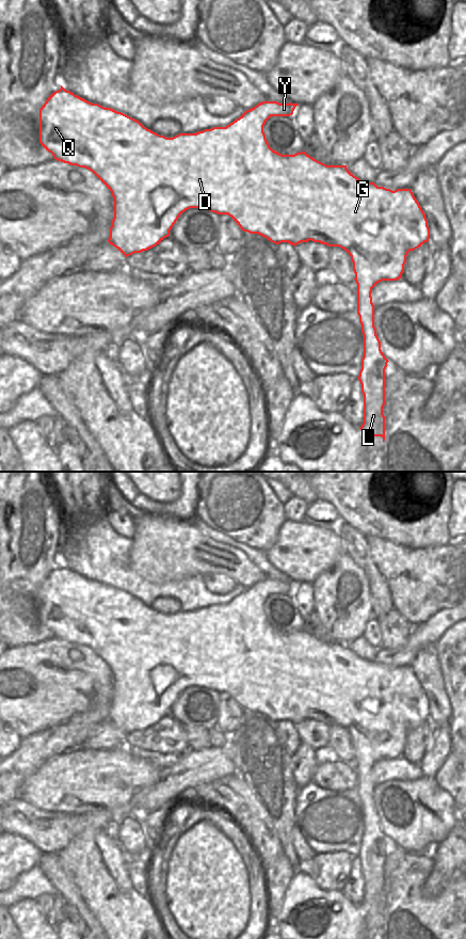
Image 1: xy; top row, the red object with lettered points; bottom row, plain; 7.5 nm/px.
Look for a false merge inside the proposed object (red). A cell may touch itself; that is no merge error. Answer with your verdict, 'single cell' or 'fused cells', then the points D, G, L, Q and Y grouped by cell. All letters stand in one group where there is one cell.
single cell; D G L Q Y

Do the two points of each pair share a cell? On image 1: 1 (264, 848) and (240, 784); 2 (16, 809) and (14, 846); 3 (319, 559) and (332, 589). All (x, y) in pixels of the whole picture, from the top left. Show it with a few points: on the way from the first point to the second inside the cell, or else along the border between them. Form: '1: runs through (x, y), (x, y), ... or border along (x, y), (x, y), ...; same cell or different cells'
1: runs through (261, 832), (256, 811), (250, 800); same cell
2: border along (11, 832), (27, 839), (37, 847); different cells
3: border along (342, 554), (311, 583); different cells

